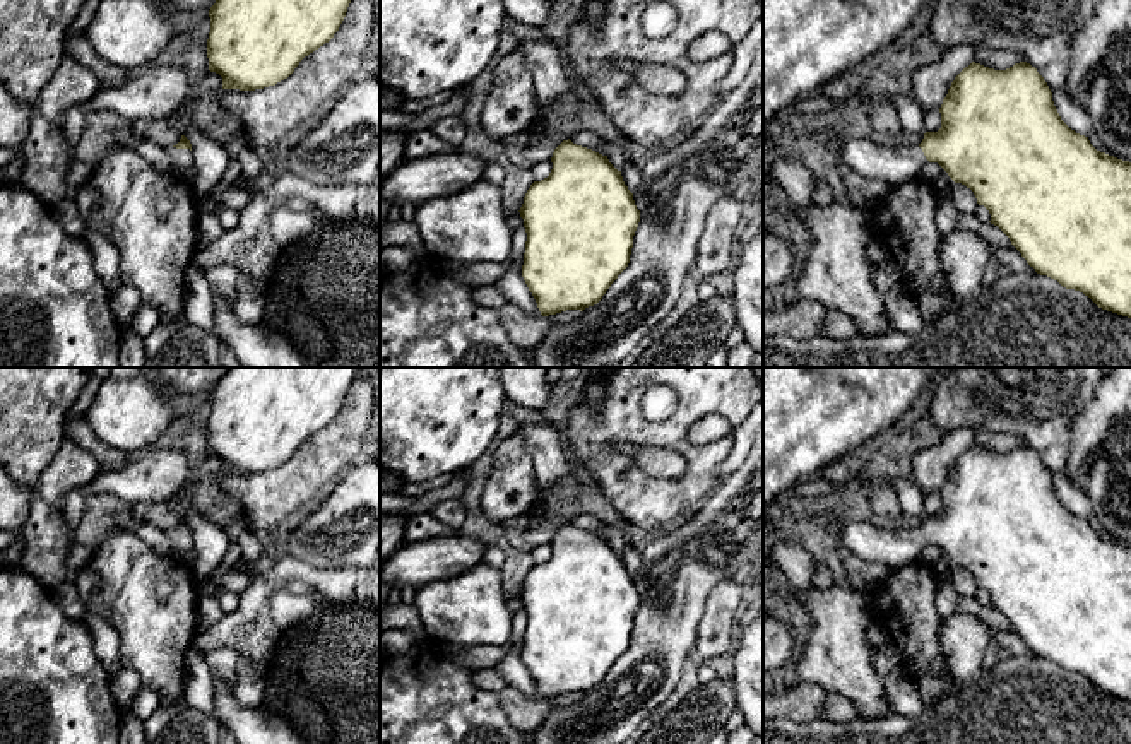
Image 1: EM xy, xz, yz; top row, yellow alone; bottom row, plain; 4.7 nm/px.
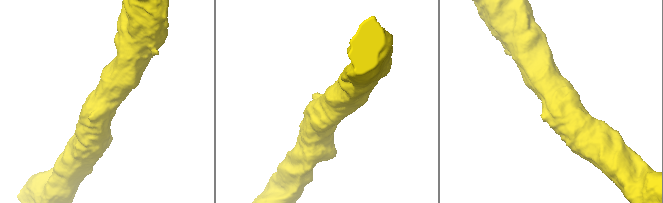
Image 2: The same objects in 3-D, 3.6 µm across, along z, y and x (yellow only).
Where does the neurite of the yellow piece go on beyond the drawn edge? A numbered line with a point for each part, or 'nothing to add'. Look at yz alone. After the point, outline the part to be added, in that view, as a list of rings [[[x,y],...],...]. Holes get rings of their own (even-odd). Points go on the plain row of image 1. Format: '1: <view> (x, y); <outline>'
1: yz (895, 549); [[[844,517],[830,522],[842,539],[842,546],[867,563],[881,563],[890,570],[919,561],[927,546],[919,528],[883,530],[864,518]]]

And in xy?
1: xy (182, 541); [[[166,530],[166,532],[175,551],[188,552],[190,549],[193,549],[193,539],[190,532],[176,532],[176,530]]]

